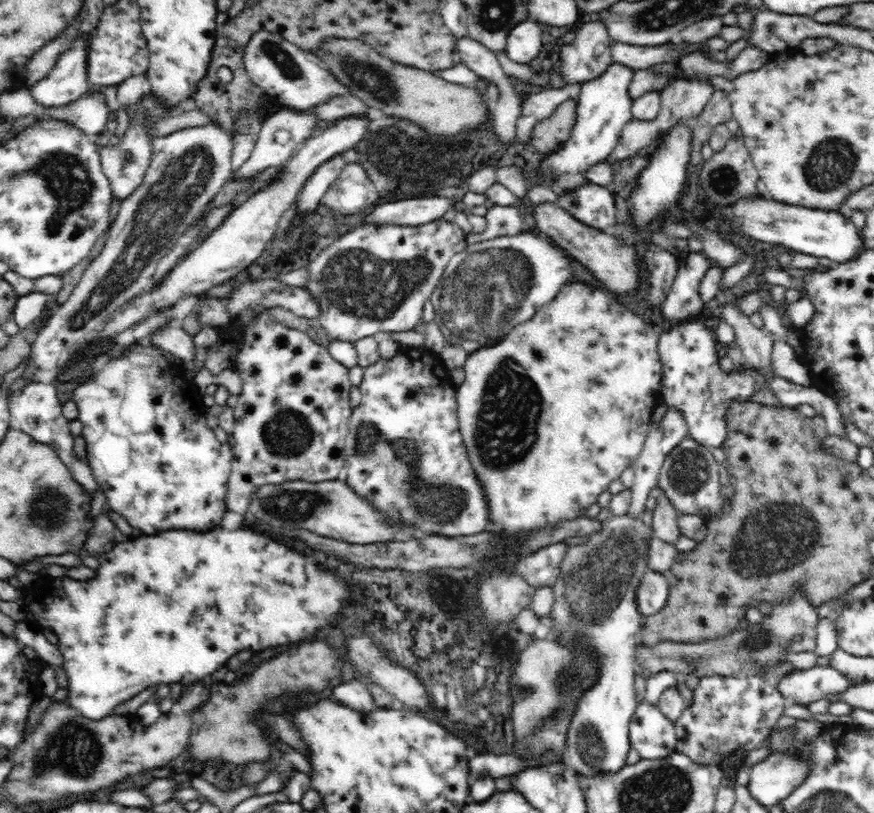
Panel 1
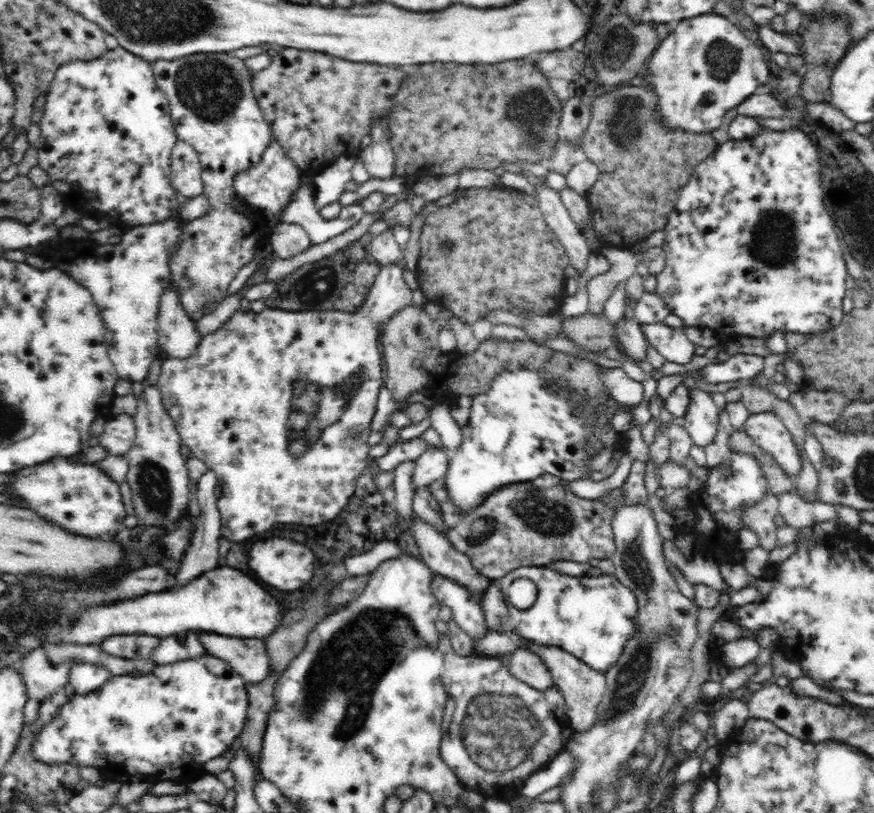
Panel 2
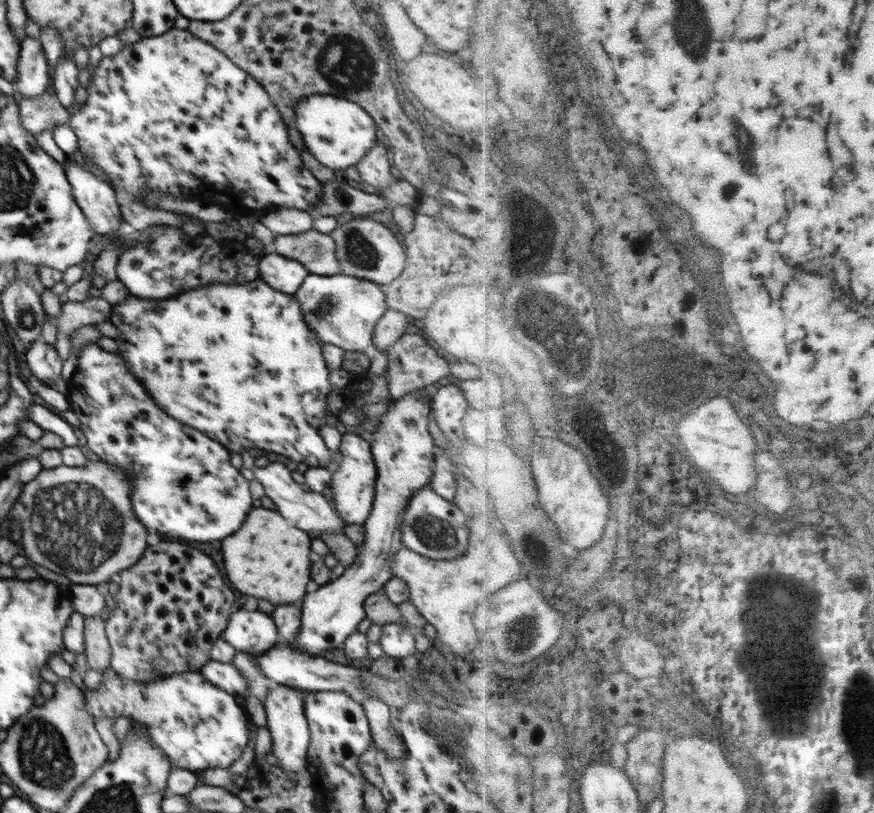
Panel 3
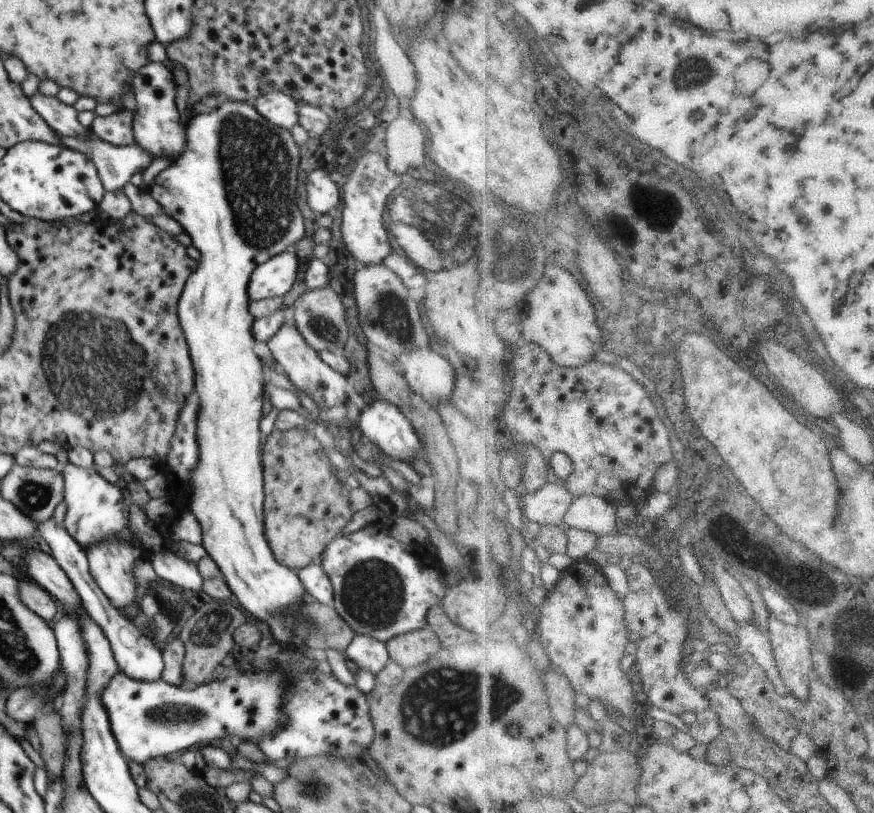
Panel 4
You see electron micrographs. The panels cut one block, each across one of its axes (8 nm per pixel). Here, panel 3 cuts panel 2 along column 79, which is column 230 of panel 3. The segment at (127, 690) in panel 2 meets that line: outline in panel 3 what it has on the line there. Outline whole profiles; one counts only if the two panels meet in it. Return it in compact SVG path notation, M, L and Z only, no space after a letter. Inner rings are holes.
M111 668L103 671L104 679L102 683L98 685L97 688L84 690L84 696L86 696L86 710L88 710L88 714L94 718L94 723L96 720L100 720L100 718L118 718L118 716L124 716L124 718L130 718L132 720L131 724L134 724L134 728L138 726L138 728L142 728L142 732L146 734L146 738L152 742L152 746L156 746L175 768L186 769L189 771L194 770L202 770L206 769L228 769L235 760L240 758L244 747L248 742L249 736L249 723L251 722L243 702L240 697L228 694L225 690L222 690L219 686L214 686L211 682L208 682L199 671L190 671L190 672L182 672L178 674L172 674L169 677L166 676L162 679L158 679L158 681L152 681L152 683L144 683L141 681L124 679L118 673L114 672Z

